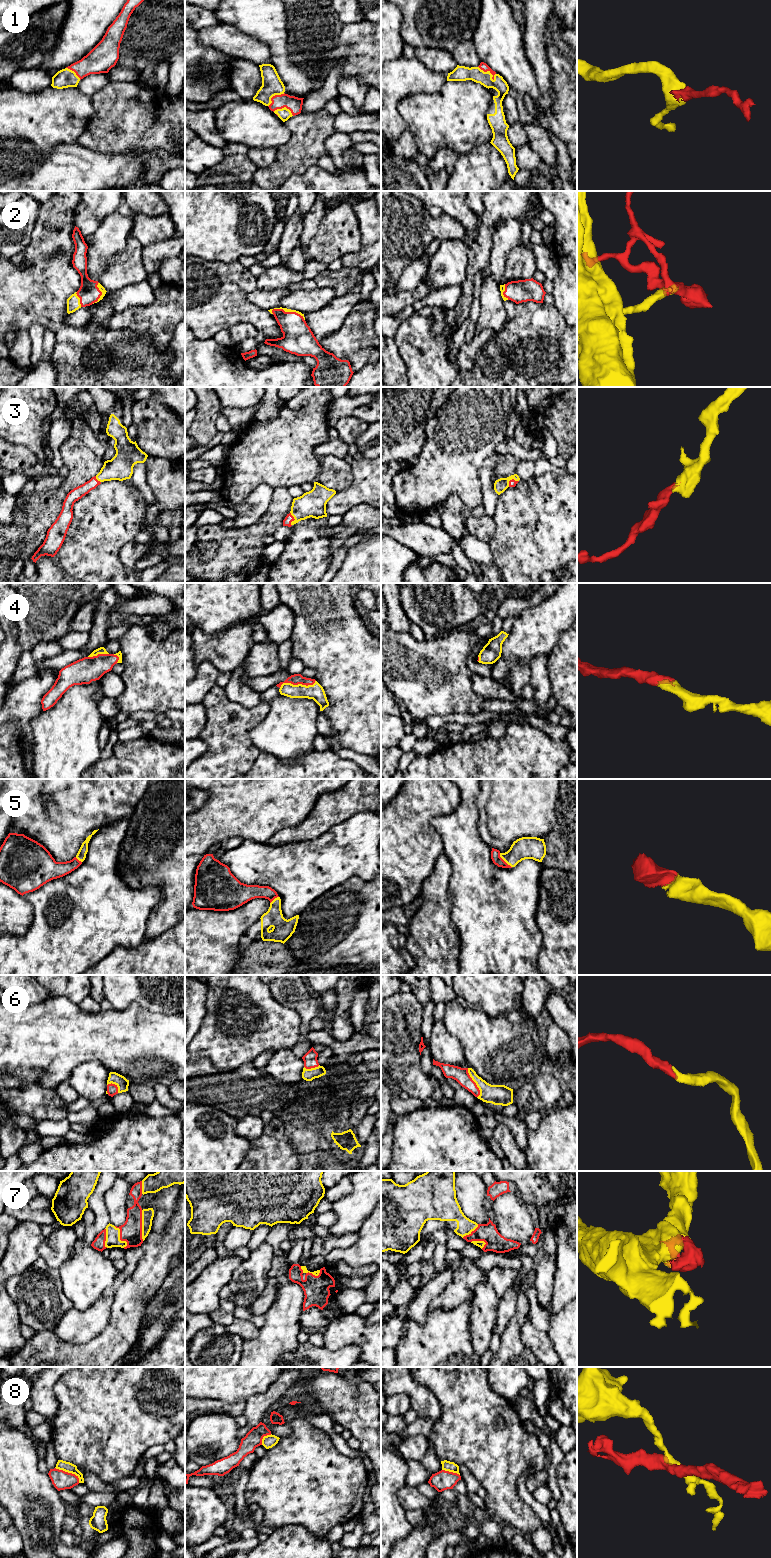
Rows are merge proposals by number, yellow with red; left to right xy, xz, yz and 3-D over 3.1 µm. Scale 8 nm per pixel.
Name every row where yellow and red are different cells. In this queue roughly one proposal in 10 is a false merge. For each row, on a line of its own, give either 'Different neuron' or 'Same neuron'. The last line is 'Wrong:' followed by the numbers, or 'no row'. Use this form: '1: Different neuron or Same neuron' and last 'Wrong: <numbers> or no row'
1: Same neuron
2: Same neuron
3: Same neuron
4: Same neuron
5: Same neuron
6: Same neuron
7: Same neuron
8: Different neuron
Wrong: 8

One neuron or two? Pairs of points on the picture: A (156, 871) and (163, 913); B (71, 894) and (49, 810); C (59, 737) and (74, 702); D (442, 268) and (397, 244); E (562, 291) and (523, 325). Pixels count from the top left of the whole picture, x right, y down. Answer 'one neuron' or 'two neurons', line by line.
A: one neuron
B: two neurons
C: one neuron
D: two neurons
E: two neurons

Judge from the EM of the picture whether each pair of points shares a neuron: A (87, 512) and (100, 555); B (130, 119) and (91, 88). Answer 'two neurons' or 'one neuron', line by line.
A: one neuron
B: two neurons

